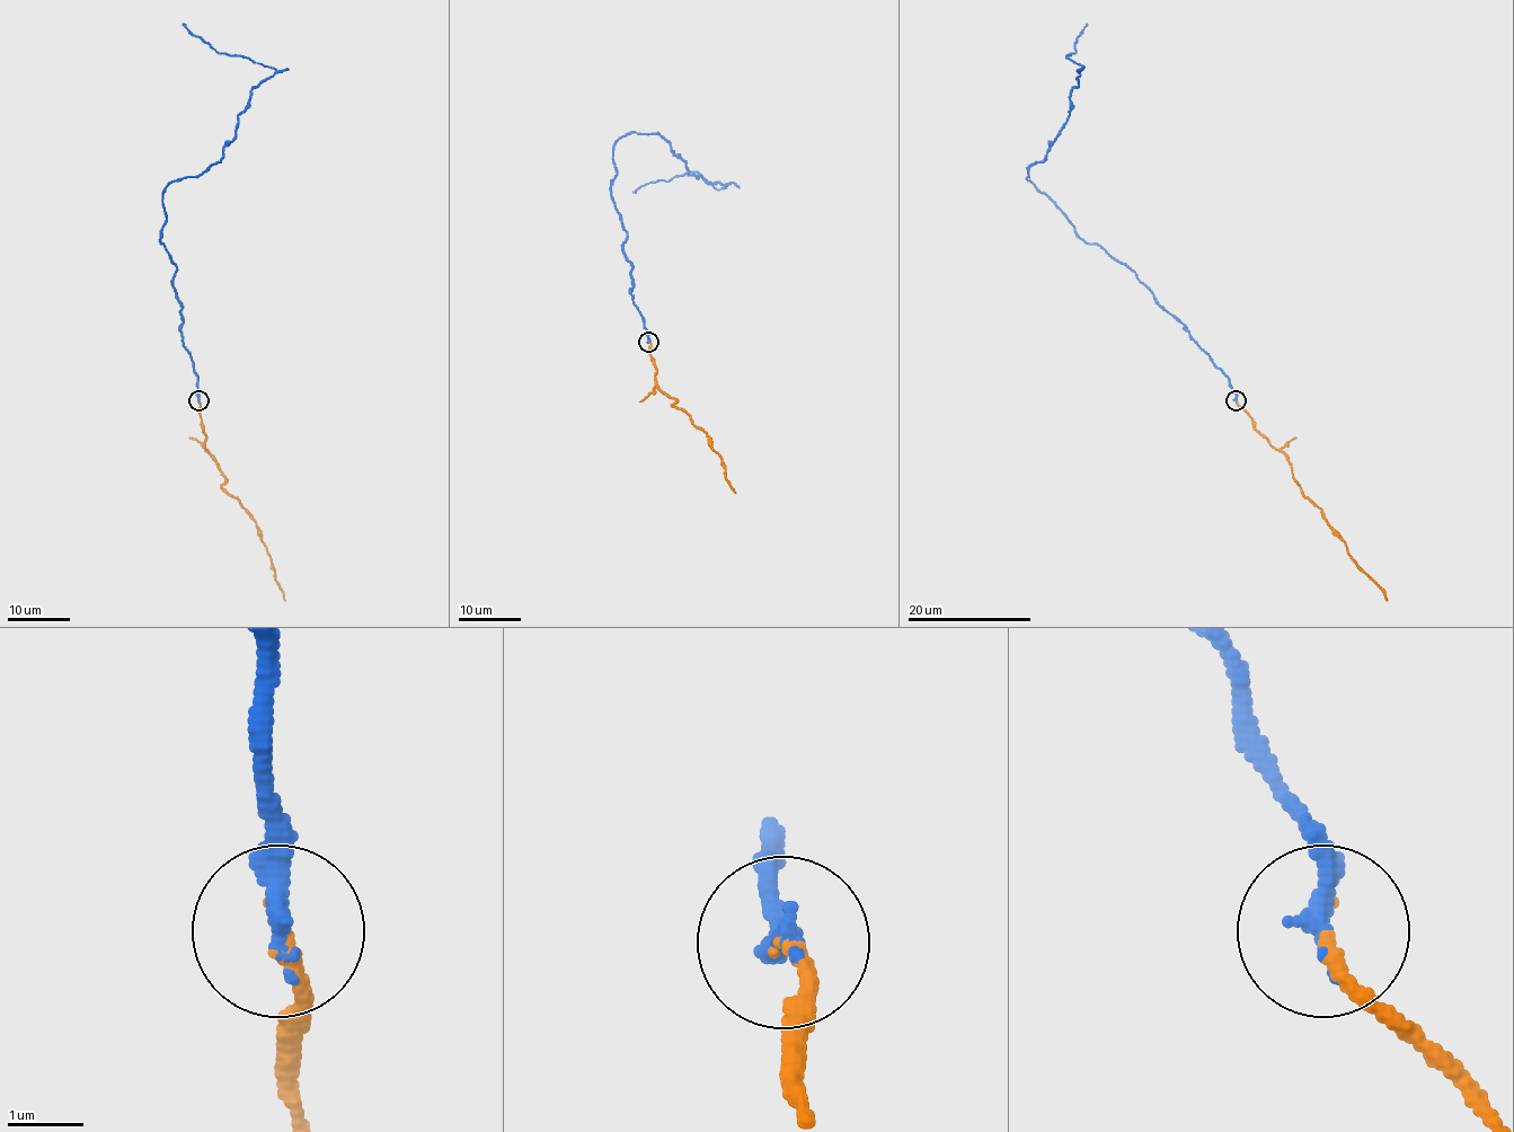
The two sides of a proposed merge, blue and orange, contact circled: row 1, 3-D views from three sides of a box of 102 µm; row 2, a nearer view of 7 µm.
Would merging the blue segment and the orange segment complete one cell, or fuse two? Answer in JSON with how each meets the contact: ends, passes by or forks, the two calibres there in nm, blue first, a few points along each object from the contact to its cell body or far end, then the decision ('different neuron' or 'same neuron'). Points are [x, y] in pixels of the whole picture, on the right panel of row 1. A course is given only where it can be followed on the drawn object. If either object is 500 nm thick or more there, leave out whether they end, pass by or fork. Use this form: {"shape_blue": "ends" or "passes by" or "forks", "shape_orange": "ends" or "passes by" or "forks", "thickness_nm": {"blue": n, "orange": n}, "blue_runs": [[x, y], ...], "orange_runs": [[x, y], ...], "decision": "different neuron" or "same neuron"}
{"shape_blue": "ends", "shape_orange": "ends", "thickness_nm": {"blue": 300, "orange": 190}, "blue_runs": [[1236, 400], [1189, 332], [1027, 178], [1069, 113], [1083, 67], [1067, 56], [1086, 24]], "orange_runs": [[1236, 400], [1251, 424], [1290, 465], [1302, 494], [1321, 511], [1351, 558], [1388, 600]], "decision": "same neuron"}

